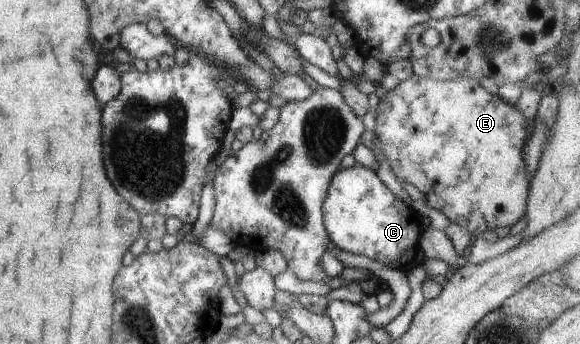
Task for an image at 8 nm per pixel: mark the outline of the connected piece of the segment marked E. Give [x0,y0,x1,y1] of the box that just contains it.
[375,74,531,238]

